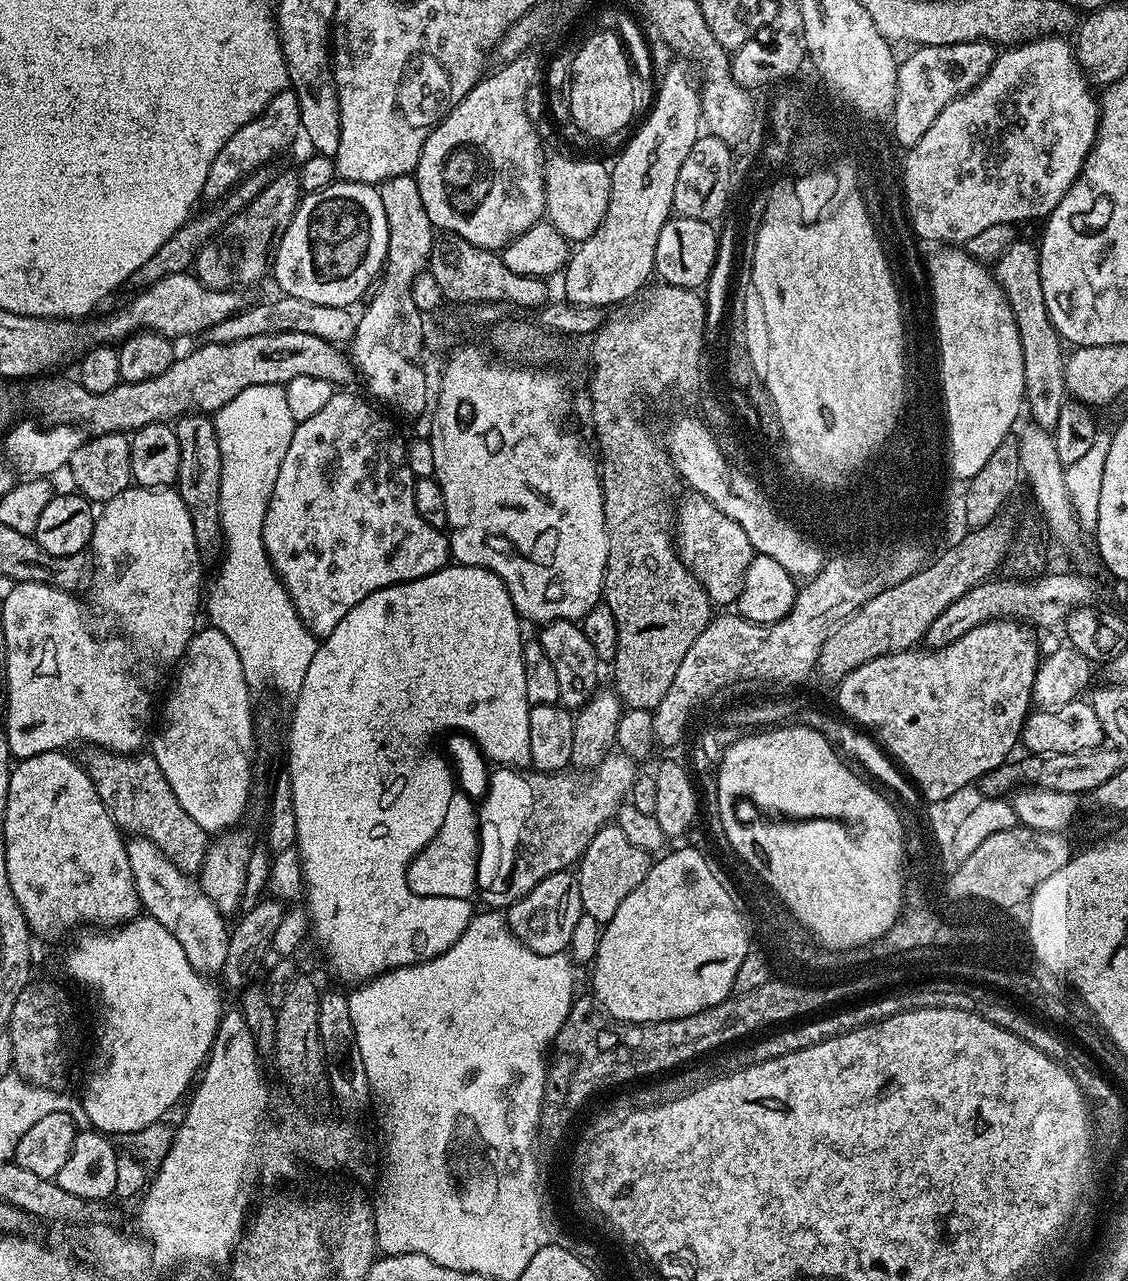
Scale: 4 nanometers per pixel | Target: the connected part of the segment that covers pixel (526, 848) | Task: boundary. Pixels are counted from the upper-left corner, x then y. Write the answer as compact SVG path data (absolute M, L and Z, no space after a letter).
M609 754L587 775L580 770L533 771L527 777L532 795L530 815L522 837L524 856L510 887L516 901L550 874L571 869L580 860L600 828L617 815L626 795L631 793L638 775L638 769L632 764L635 763L623 754Z

